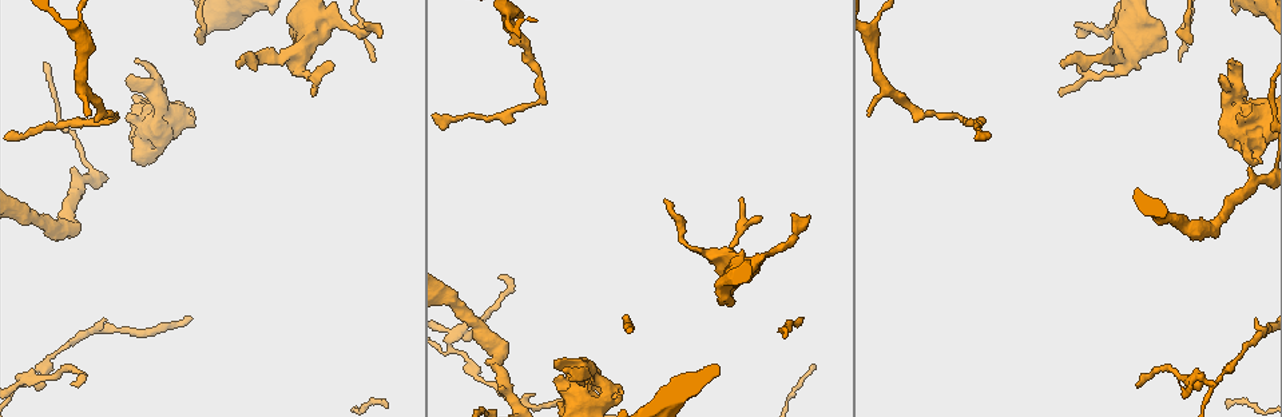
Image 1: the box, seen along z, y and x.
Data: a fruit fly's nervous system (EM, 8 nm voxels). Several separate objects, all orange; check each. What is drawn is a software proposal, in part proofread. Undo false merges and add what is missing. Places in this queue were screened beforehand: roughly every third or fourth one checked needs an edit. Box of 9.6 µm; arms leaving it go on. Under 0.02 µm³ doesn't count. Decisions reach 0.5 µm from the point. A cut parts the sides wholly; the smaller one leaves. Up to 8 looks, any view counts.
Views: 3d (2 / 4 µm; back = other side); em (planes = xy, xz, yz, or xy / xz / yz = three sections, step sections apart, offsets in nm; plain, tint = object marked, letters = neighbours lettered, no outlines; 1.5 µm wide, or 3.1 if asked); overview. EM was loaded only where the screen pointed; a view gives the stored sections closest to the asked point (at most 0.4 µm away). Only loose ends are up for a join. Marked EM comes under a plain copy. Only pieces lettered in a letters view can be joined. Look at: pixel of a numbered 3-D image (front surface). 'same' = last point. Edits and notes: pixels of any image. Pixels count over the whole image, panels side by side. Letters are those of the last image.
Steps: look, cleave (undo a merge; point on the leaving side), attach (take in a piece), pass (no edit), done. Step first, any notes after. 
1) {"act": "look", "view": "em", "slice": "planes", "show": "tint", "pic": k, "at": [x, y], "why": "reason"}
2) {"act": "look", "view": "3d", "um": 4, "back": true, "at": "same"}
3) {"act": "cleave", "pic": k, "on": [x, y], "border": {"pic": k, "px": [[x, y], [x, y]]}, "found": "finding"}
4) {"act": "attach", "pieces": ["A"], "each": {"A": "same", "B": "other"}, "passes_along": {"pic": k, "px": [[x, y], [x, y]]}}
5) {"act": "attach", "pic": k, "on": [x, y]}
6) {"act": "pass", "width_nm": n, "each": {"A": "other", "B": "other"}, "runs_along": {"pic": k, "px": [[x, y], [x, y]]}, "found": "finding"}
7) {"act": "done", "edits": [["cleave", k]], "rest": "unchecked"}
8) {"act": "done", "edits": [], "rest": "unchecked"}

{"act": "look", "view": "em", "slice": "planes", "show": "letters", "pic": 1, "at": [667, 201], "why": "tapers out"}

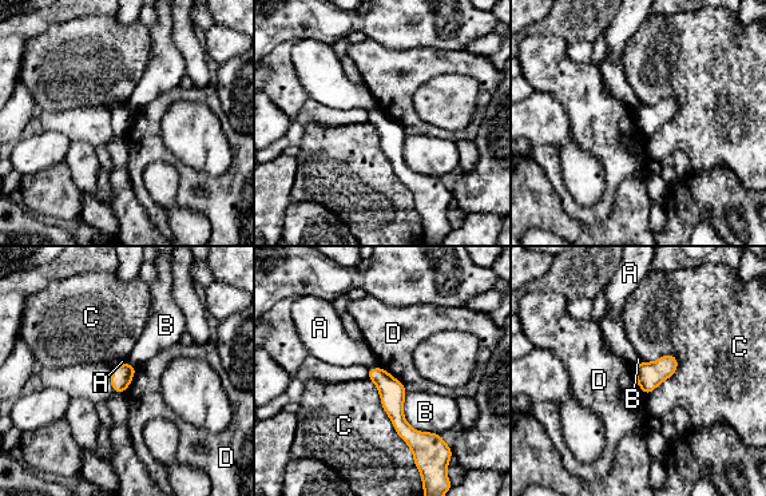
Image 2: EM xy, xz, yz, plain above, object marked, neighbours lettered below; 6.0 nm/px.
{"act": "pass", "longest_contact_nm": ["C", 600], "each": {"A": "other", "B": "other", "C": "other", "D": "other"}, "runs_along": {"pic": 2, "px": [[372, 372], [424, 443]]}, "found": "no lettered piece goes on from it"}

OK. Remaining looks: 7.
{"act": "look", "view": "em", "slice": "planes", "show": "letters", "pic": 1, "at": [1116, 54], "why": "sudden change in width"}

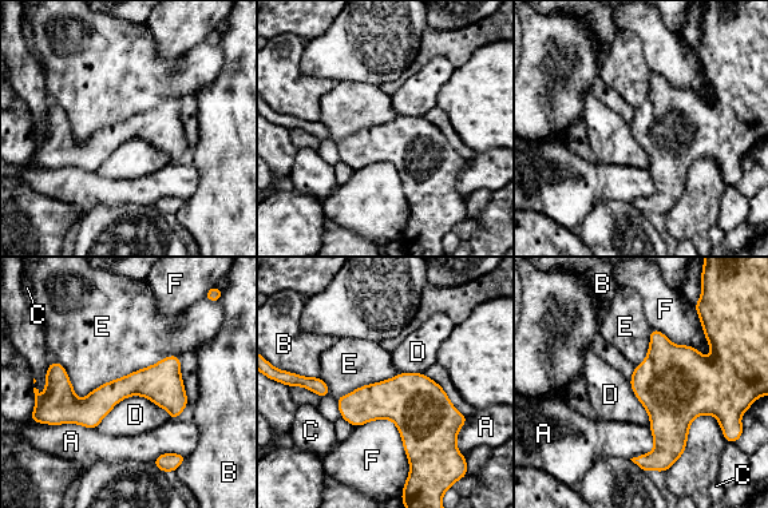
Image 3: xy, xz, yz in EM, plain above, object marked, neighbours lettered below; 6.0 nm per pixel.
{"act": "pass", "each": {"A": "other", "B": "other", "C": "other", "D": "other", "E": "other", "F": "other"}, "runs_along": {"pic": 3, "px": [[50, 385], [70, 404], [125, 387], [183, 401]]}, "found": "all the same neuron"}

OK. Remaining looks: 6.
{"act": "look", "view": "em", "slice": "yz", "step": 8, "show": "letters", "pic": 1, "at": [147, 162], "why": "branch stops here"}

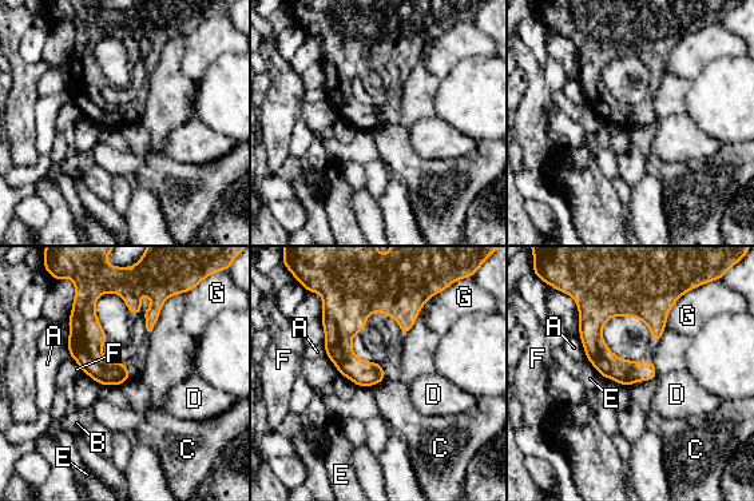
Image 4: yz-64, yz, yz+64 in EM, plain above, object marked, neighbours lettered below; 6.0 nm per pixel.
{"act": "pass", "each": {"A": "other", "B": "other", "C": "other", "D": "other", "E": "other", "F": "other", "G": "other"}, "found": "none of them fits"}

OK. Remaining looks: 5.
{"act": "done", "edits": [], "rest": "unchecked"}

